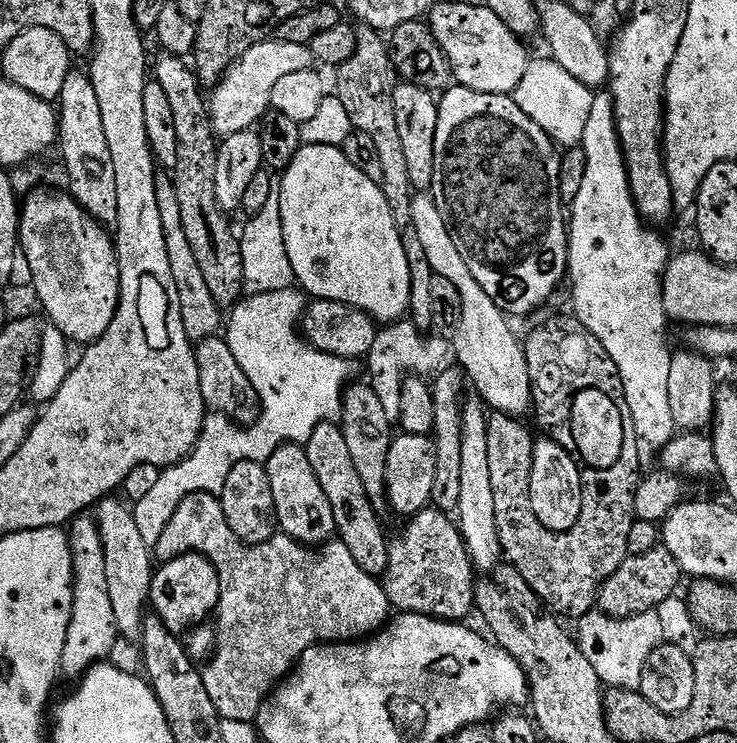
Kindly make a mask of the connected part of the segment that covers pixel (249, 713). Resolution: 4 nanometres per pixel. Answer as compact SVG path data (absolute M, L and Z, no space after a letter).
M195 492L182 498L178 510L174 510L174 518L170 518L166 530L162 530L162 538L154 541L157 561L173 560L187 552L201 552L220 575L220 606L214 623L214 651L203 665L202 675L206 691L210 693L221 720L255 721L258 710L273 688L291 673L306 650L315 644L365 639L379 632L390 619L390 605L383 583L354 562L343 540L333 539L319 550L299 544L294 538L283 534L271 536L261 544L245 544L238 534L234 534L234 530L230 530L230 522L226 522L219 495L211 492Z

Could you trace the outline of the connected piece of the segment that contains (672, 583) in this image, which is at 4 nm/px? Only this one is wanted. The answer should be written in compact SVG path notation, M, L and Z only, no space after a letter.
M657 546L646 554L628 555L618 566L609 580L600 588L598 597L599 611L606 616L637 616L643 612L651 612L662 602L673 599L677 595L676 587L680 584L682 573L674 554L663 546Z

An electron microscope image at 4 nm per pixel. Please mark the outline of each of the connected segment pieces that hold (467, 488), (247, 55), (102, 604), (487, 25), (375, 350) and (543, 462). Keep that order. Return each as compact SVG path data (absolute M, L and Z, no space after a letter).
M476 394L469 395L462 414L462 490L454 516L472 567L480 574L491 574L502 564L498 522L494 518L494 486L490 486L489 419L490 412L484 401Z
M265 38L246 50L236 63L228 67L218 83L211 89L207 101L208 114L212 118L212 131L217 137L233 136L239 132L255 129L266 112L272 108L274 82L294 74L298 70L313 67L312 49L307 44L282 42L275 38Z
M81 514L70 525L72 546L72 585L74 602L70 626L66 630L66 650L62 650L61 673L79 678L89 668L107 661L118 641L114 605L110 602L110 585L106 582L106 554L102 554L102 538L91 515Z
M437 3L430 13L430 27L438 46L451 64L453 79L459 87L478 93L515 93L522 74L530 63L528 48L521 37L515 36L506 24L483 3L444 4Z
M401 318L395 322L385 323L376 333L374 346L370 346L366 357L368 372L372 375L372 377L370 377L370 383L374 394L378 394L378 398L382 402L382 407L386 410L386 418L390 418L394 422L400 419L400 411L402 410L402 386L404 385L406 377L409 374L415 374L421 378L428 378L433 374L439 373L442 365L445 363L445 361L443 362L444 355L446 355L447 352L449 355L449 341L439 334L431 335L432 336L423 336L423 334L408 321L408 318Z
M551 438L537 439L532 445L532 469L530 470L530 510L534 510L534 518L546 526L551 532L569 532L578 522L582 514L582 482L580 468L574 462L572 455Z

